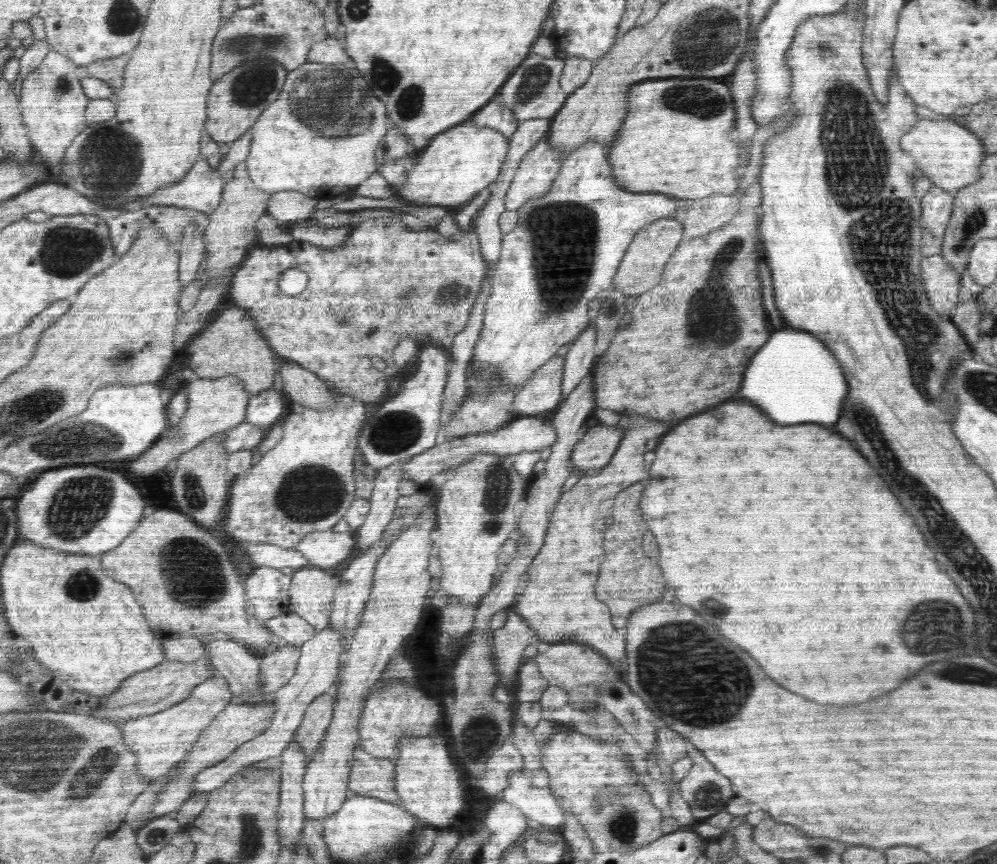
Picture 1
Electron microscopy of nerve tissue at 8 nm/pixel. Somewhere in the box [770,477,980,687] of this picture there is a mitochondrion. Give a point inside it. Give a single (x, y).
(927, 619)

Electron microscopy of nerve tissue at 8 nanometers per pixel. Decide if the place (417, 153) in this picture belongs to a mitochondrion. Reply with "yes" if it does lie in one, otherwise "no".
no

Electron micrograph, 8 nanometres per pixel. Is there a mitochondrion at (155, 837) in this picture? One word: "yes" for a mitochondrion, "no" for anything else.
yes

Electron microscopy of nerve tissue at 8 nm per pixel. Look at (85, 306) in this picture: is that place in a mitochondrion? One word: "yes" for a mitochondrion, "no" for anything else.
no

